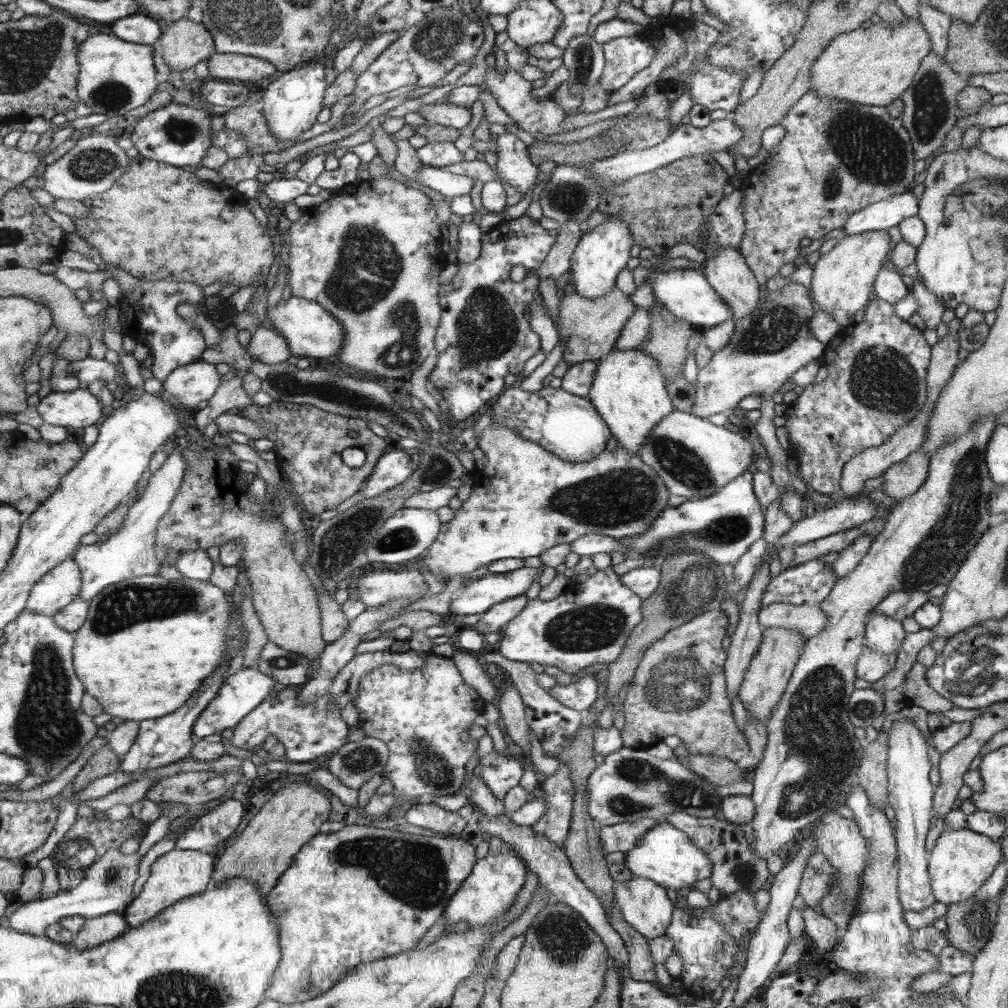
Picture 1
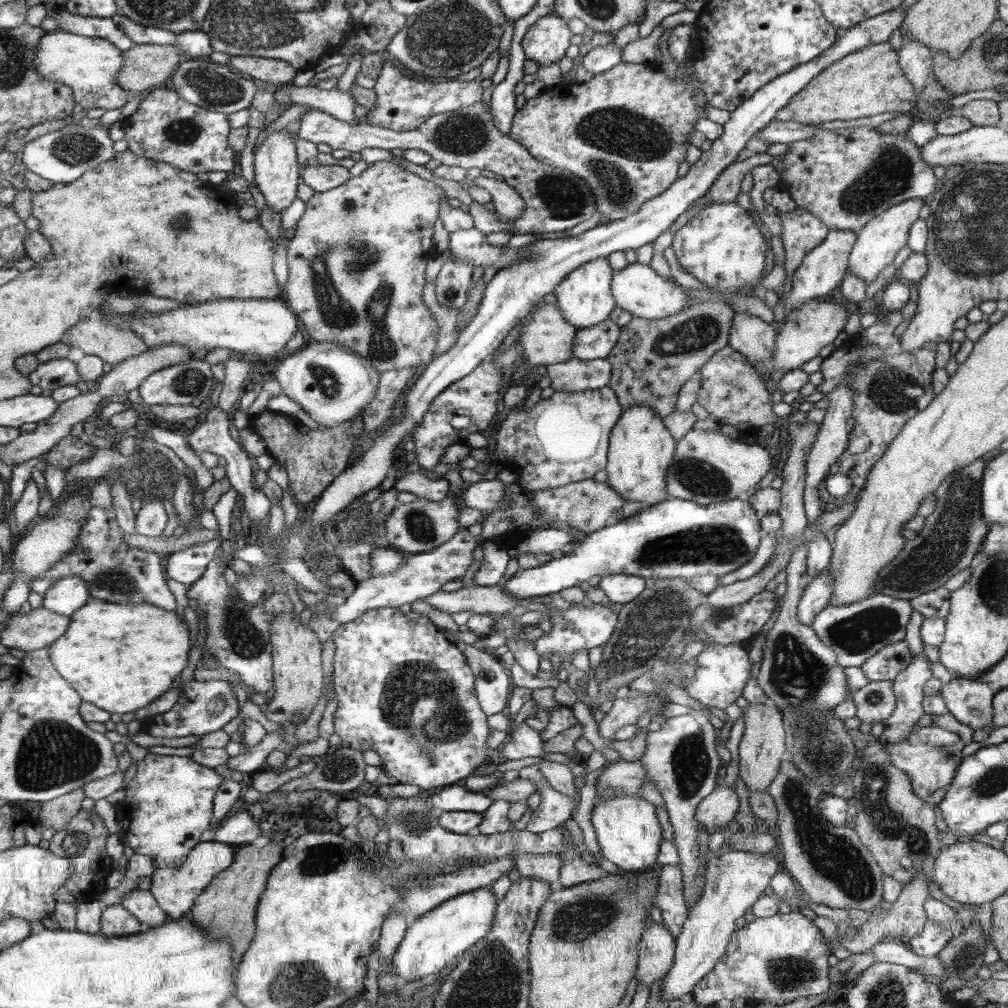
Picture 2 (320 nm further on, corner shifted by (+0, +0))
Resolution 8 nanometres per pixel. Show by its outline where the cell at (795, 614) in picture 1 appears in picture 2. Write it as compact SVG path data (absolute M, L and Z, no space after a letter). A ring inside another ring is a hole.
M875 592L868 598L842 606L828 605L811 624L819 640L836 654L843 667L861 667L882 648L905 639L906 624L914 612L911 602Z

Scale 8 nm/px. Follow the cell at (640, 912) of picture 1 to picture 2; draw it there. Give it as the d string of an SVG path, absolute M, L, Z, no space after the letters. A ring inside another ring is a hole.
M653 922L641 936L640 960L637 961L638 986L650 988L673 968L676 940L666 926Z

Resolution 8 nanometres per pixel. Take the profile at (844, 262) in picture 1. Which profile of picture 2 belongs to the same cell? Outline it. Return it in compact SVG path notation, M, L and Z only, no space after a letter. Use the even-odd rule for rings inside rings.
M915 198L899 202L897 205L891 206L882 214L872 218L858 232L857 239L852 247L847 272L850 271L860 278L863 278L867 284L878 278L878 274L890 266L896 254L900 252L907 244L909 230L912 224L919 219L918 214L925 205L925 199Z

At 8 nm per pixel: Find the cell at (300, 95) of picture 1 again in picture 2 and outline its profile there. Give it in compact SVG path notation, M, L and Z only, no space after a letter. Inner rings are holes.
M277 130L269 134L260 146L253 150L255 182L264 195L265 204L274 212L284 212L296 200L296 188L300 183L301 168L297 162L294 137L288 130Z

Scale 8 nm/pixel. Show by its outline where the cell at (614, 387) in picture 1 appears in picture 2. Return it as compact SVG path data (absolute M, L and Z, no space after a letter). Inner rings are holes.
M647 404L624 408L609 438L607 482L626 500L640 502L642 509L654 507L669 497L668 470L676 456L677 441L665 426L664 418Z

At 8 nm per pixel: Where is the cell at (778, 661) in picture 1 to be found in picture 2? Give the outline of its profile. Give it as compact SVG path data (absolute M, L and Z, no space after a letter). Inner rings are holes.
M772 700L749 704L746 707L745 728L739 743L739 776L748 791L767 791L770 783L778 776L782 754L786 752L789 735L786 730L784 717Z

